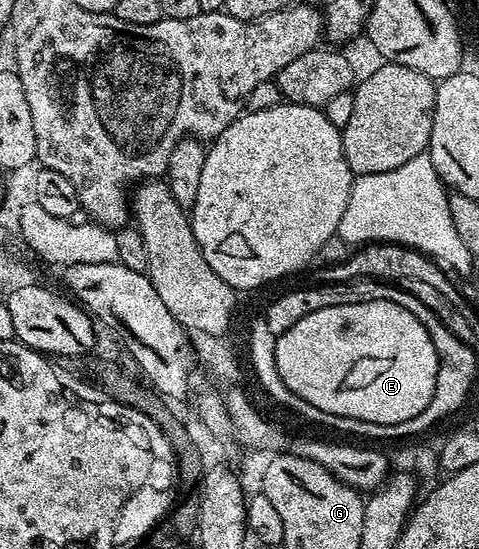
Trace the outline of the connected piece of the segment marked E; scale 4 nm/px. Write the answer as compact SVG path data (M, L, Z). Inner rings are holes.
M355 301L311 311L280 334L275 363L287 388L324 413L370 423L415 419L431 403L437 378L437 352L431 335L399 303Z

